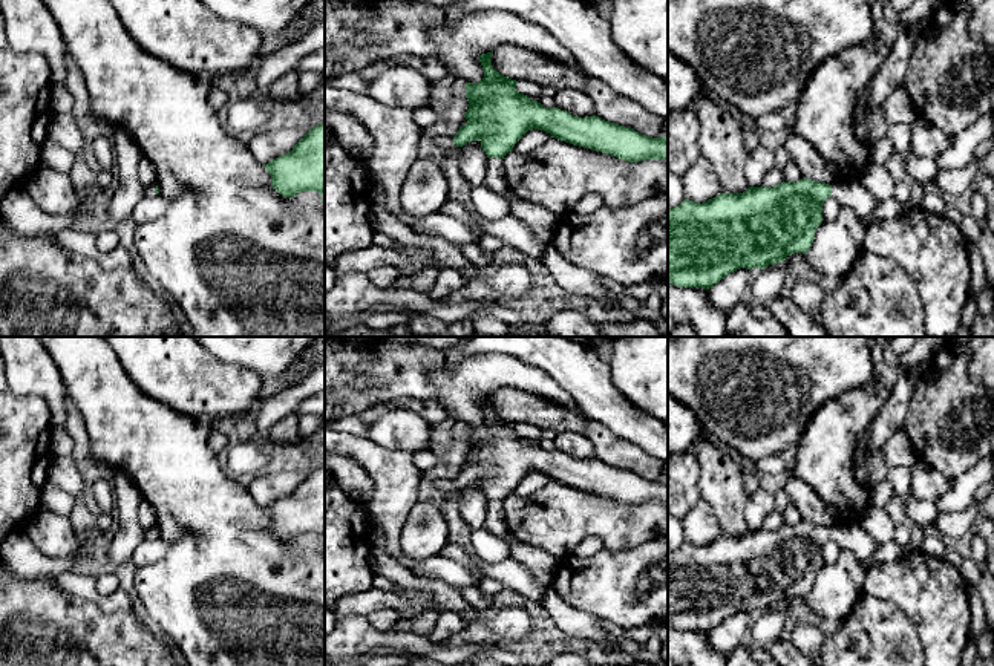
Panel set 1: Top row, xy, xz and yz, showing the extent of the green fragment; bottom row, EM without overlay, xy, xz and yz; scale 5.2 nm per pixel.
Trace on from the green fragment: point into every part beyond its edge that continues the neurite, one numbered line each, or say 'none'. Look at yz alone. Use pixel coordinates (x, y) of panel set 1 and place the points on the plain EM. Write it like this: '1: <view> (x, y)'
1: yz (849, 536)

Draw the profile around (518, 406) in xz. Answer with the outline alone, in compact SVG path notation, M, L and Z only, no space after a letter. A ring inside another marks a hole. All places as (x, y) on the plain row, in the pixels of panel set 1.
M510 386L498 389L492 397L492 409L501 418L516 424L533 424L554 432L584 432L588 418L582 412L567 409L544 397Z

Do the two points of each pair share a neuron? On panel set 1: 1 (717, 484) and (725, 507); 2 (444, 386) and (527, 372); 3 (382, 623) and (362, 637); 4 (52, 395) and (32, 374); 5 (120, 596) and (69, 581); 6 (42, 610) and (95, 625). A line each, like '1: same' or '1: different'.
1: same
2: same
3: different
4: same
5: same
6: same

